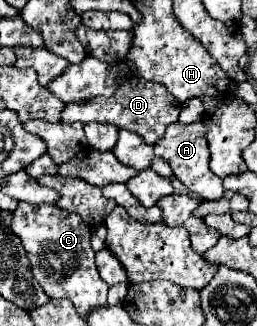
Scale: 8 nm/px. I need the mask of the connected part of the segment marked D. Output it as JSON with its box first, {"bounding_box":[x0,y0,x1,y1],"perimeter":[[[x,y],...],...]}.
{"bounding_box":[61,78,181,144],"perimeter":[[[131,78],[129,82],[125,82],[123,90],[117,90],[111,98],[93,98],[91,102],[71,102],[65,104],[63,112],[61,112],[61,120],[71,124],[71,122],[109,122],[117,128],[125,128],[131,130],[135,134],[139,134],[147,144],[155,144],[159,142],[159,138],[163,138],[165,128],[169,124],[173,124],[179,116],[181,110],[181,102],[177,98],[171,98],[171,94],[167,94],[165,86],[159,86],[157,82],[147,82],[145,78]]]}

